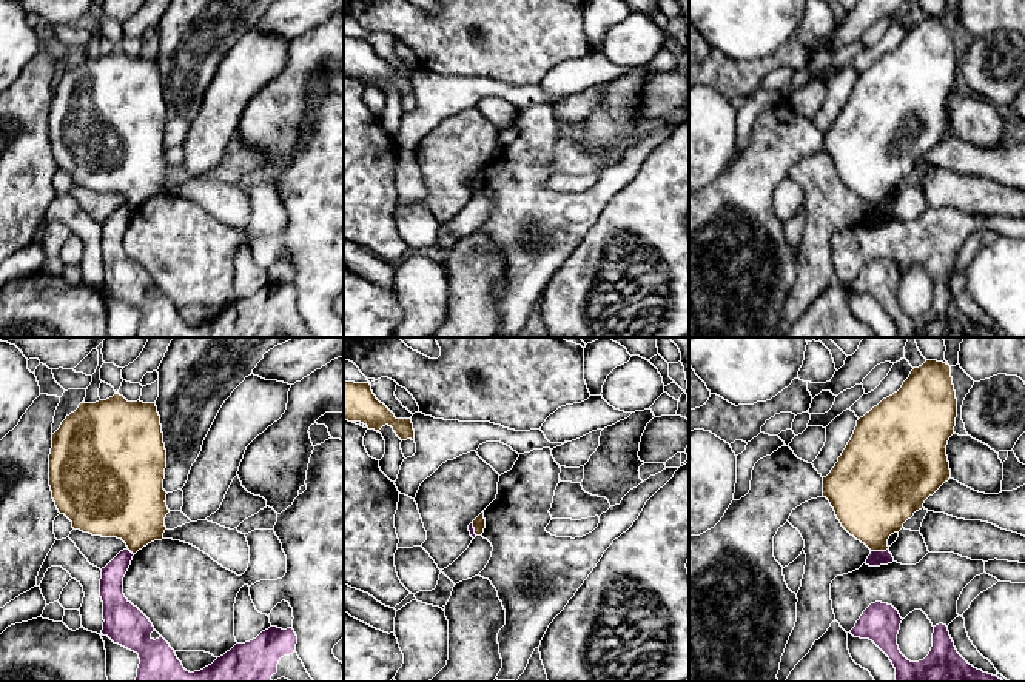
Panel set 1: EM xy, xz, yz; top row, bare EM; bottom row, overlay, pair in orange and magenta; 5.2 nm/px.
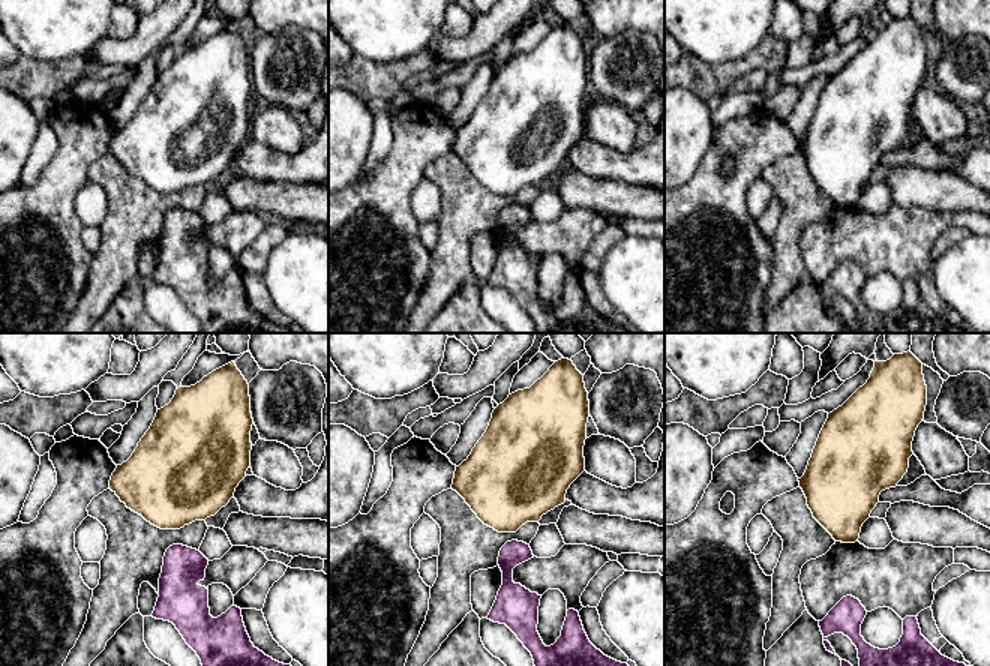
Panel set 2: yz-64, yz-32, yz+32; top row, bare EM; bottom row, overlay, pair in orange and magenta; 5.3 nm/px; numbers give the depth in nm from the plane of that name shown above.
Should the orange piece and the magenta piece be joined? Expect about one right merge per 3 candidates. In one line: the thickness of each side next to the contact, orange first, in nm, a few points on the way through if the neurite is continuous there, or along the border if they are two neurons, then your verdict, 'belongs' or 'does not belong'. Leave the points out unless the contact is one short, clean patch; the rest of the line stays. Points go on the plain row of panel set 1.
380 nm thick on the orange side, 80 nm on the other; border along yz (887, 203), (871, 207); does not belong

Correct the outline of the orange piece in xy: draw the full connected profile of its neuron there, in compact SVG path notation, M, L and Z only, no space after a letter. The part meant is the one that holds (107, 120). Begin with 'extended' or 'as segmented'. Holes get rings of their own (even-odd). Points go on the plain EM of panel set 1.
as segmented | M119 48L96 59L83 57L52 89L49 142L59 168L72 177L74 185L122 194L133 209L163 194L165 172L170 168L165 157L168 148L163 145L165 123L166 105L156 57L128 57Z

